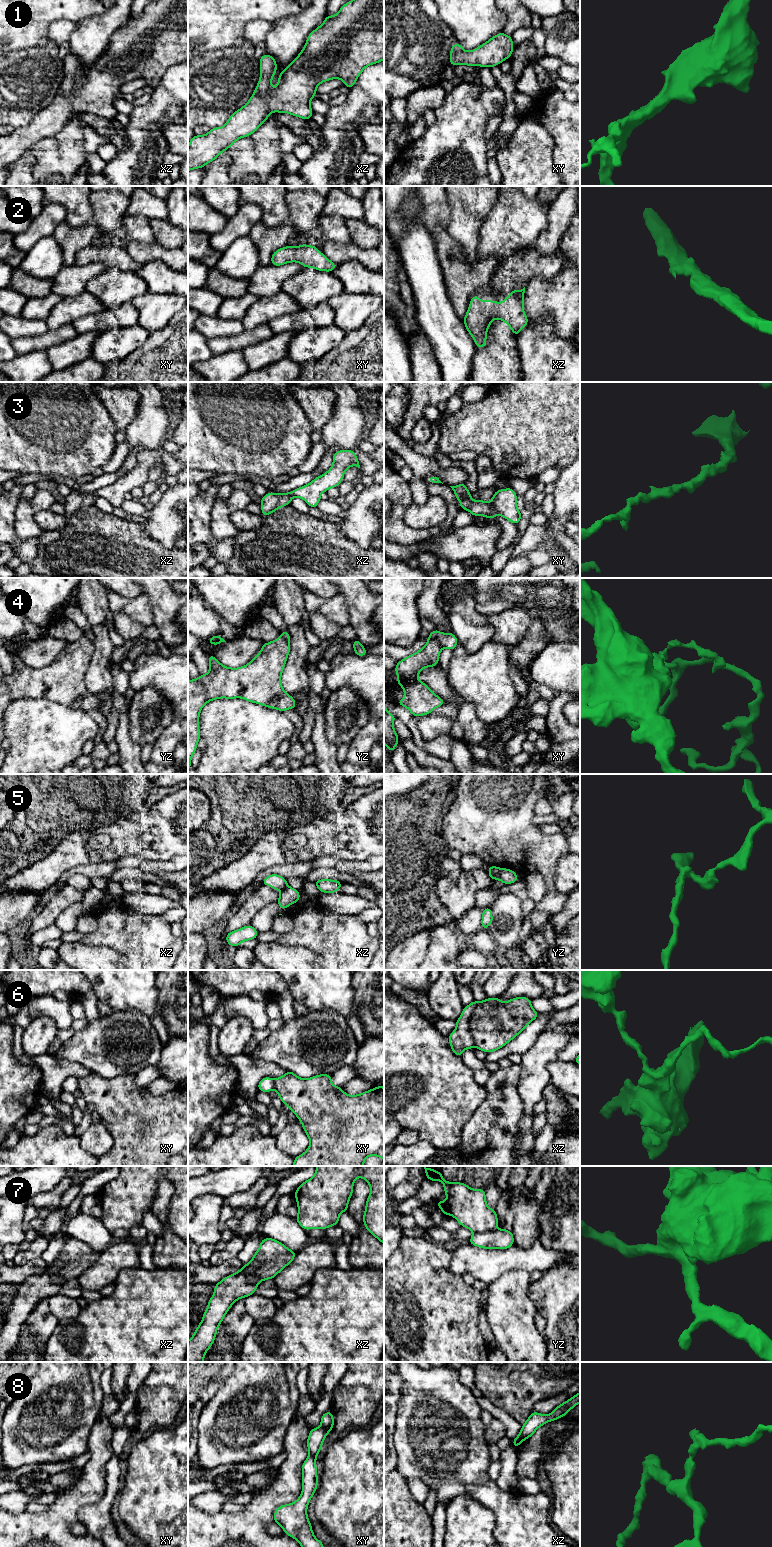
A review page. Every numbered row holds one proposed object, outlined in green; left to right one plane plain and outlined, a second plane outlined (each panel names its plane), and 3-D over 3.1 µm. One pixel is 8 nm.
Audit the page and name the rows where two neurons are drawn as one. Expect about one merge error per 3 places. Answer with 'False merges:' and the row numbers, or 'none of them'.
False merges: 4, 5, 6, 7, 8

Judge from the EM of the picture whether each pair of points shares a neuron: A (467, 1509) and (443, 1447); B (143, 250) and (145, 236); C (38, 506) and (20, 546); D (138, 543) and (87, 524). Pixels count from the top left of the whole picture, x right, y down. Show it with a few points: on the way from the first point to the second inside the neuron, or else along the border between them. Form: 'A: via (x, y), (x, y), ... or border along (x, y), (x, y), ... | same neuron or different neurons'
A: border along (446, 1504), (456, 1497), (470, 1496), (483, 1506) | different neurons
B: border along (155, 241), (153, 243), (129, 241), (124, 246) | different neurons
C: border along (14, 517), (14, 530), (21, 539), (37, 537) | different neurons
D: via (125, 543), (106, 543), (100, 537) | same neuron

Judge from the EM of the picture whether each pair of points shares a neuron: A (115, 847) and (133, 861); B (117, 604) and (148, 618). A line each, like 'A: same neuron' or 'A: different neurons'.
A: different neurons
B: same neuron

